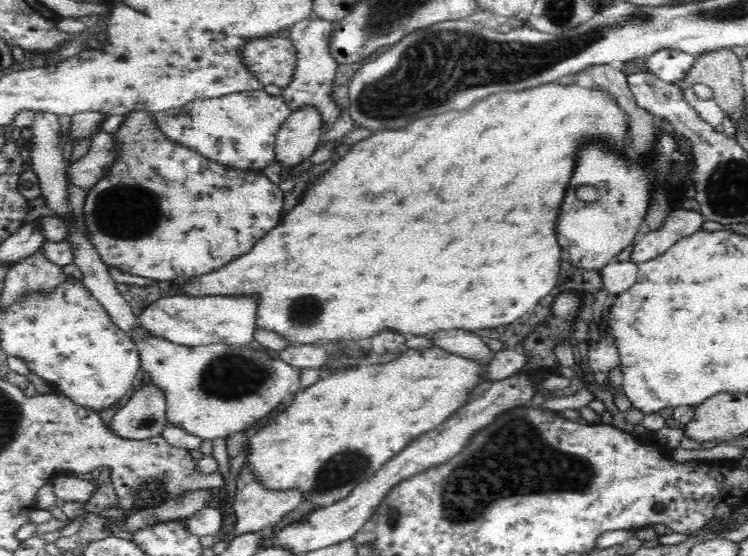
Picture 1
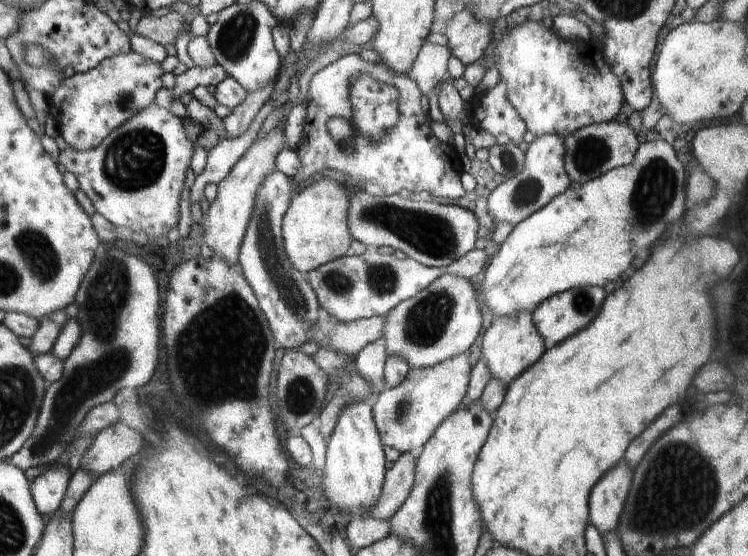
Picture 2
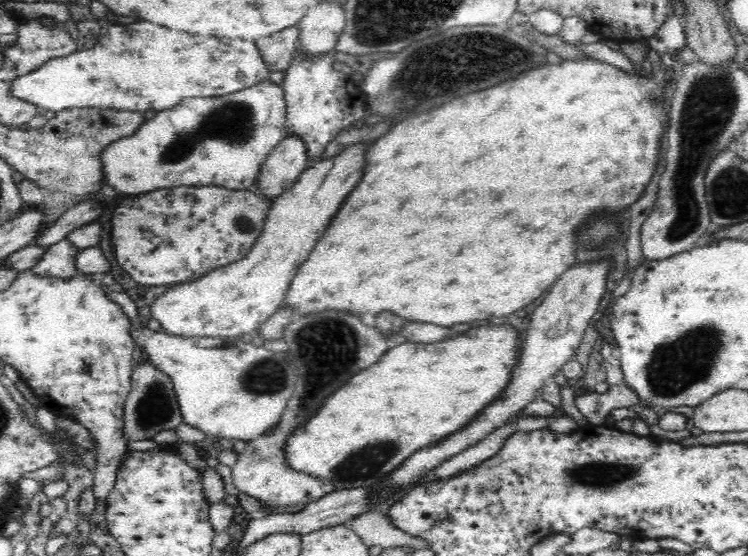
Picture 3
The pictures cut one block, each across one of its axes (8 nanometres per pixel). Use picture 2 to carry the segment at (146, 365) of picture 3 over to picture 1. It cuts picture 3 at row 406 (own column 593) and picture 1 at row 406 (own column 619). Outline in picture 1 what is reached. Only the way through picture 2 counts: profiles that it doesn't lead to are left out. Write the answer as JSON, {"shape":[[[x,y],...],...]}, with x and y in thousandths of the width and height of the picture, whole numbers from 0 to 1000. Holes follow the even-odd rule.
{"shape":[[[195,689],[154,741],[146,772],[168,791],[195,791],[214,784],[225,763],[222,734],[221,707],[206,689]]]}

